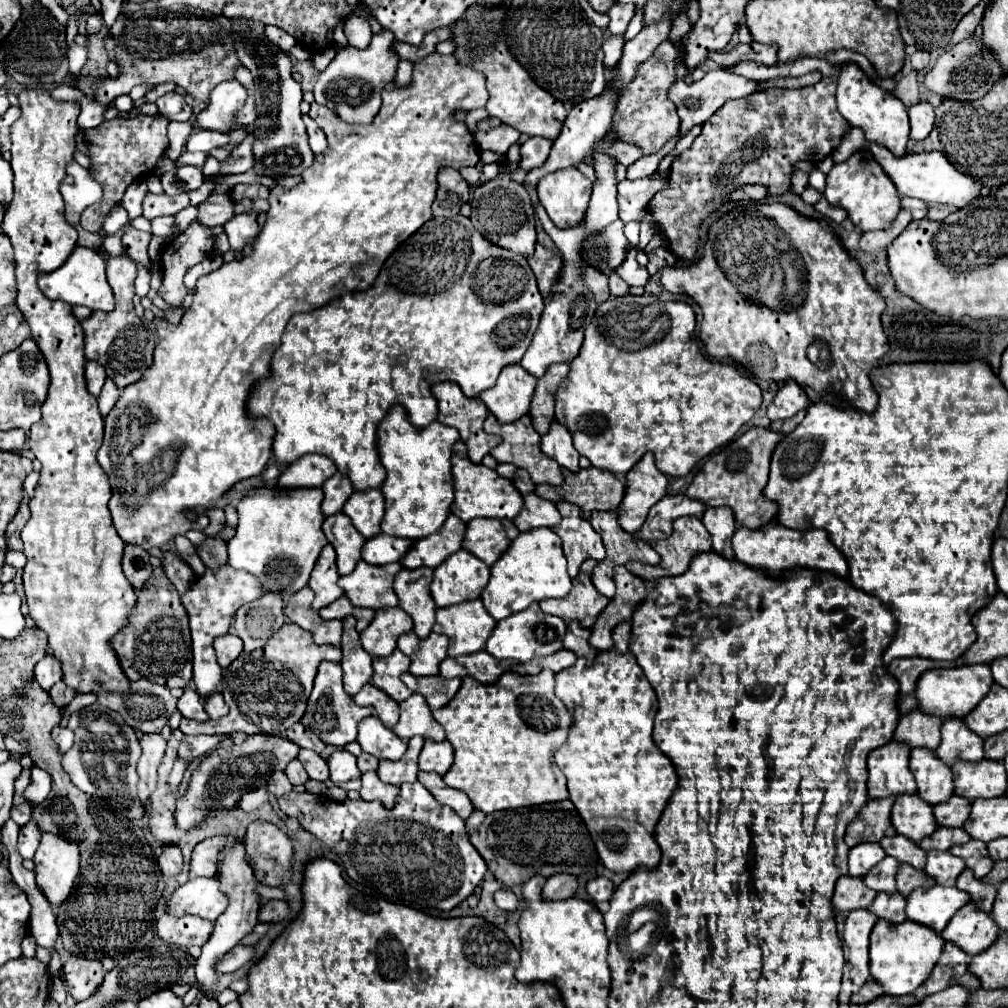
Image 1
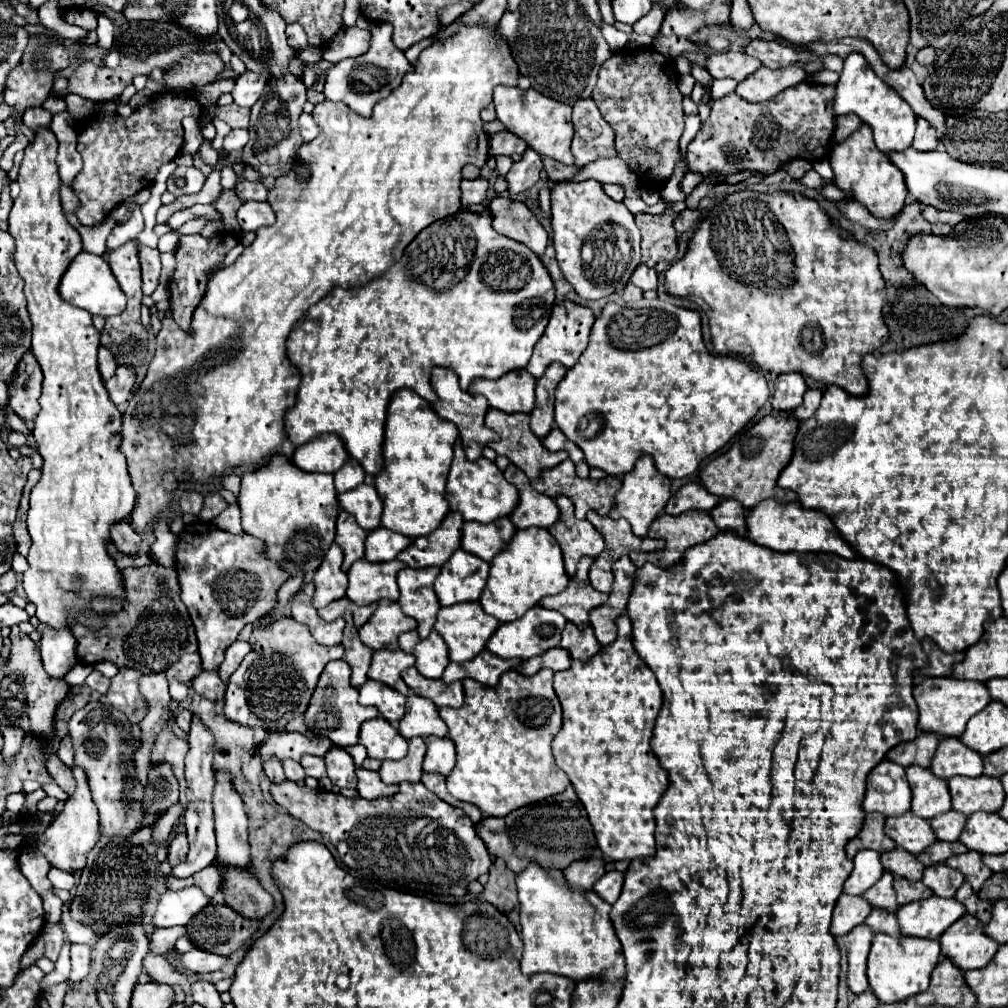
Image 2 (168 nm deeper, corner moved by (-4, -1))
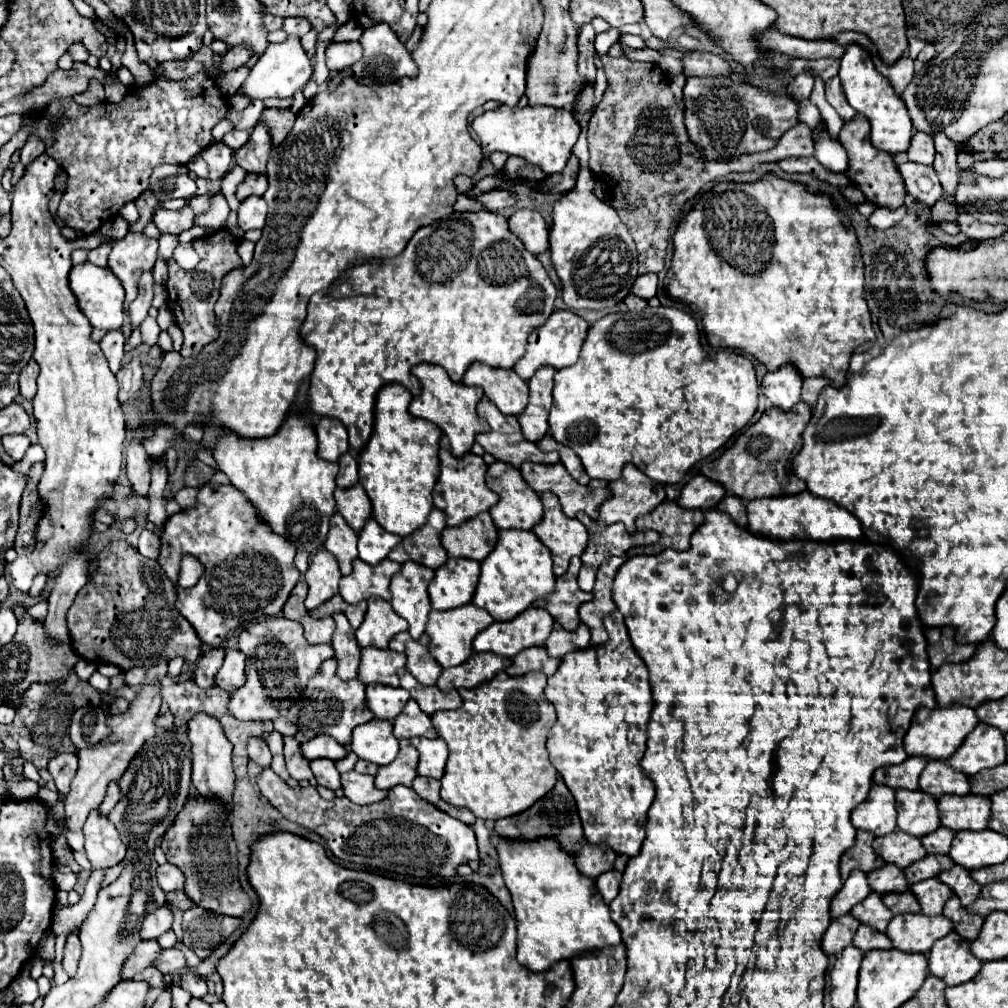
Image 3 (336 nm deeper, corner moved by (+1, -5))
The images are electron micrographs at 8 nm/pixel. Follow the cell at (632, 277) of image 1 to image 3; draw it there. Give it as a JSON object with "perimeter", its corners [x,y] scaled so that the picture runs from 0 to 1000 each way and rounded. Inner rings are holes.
{"perimeter":[[[637,272],[631,276],[629,284],[627,284],[627,290],[635,296],[647,296],[651,294],[651,286],[653,286],[653,274],[651,272]]]}

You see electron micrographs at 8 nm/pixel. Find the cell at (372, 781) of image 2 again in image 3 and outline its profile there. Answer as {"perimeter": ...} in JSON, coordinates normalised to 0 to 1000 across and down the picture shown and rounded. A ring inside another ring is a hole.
{"perimeter":[[[353,764],[339,768],[339,784],[343,792],[353,798],[371,798],[383,792],[383,784],[375,784],[371,780],[371,770],[355,768]]]}

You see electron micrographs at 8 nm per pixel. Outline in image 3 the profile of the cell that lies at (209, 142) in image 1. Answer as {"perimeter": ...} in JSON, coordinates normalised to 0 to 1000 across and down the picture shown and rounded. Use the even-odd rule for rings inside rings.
{"perimeter":[[[230,129],[230,131],[226,131],[226,133],[222,135],[220,141],[222,141],[226,147],[236,149],[236,147],[240,147],[240,145],[246,141],[246,131],[242,131],[242,129]]]}

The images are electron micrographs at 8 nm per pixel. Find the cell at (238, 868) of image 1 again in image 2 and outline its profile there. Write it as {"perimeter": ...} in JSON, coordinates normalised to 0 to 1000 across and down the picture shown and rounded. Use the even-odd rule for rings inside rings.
{"perimeter":[[[227,766],[213,768],[211,784],[211,810],[213,810],[213,827],[215,827],[215,853],[221,859],[249,861],[247,835],[245,835],[245,808],[239,790],[231,782],[231,770]]]}

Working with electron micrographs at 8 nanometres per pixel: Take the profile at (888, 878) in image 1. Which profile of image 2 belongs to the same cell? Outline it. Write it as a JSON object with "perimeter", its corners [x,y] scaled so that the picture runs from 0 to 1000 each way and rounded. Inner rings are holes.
{"perimeter":[[[878,865],[874,869],[874,873],[856,887],[856,891],[864,897],[864,901],[888,905],[890,895],[888,895],[888,883],[886,883],[886,869],[882,865]]]}

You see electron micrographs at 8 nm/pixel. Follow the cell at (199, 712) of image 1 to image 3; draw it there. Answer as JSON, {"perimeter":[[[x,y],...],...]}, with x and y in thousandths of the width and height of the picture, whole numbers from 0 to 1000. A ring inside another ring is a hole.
{"perimeter":[[[171,857],[157,859],[155,871],[157,871],[157,877],[159,877],[159,881],[163,885],[171,885],[171,883],[181,883],[183,881],[183,867],[181,867],[179,861],[175,861]]]}

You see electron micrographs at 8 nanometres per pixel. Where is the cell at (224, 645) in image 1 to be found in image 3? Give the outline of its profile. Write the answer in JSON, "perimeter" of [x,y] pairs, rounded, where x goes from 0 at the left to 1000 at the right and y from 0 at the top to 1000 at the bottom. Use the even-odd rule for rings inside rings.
{"perimeter":[[[224,643],[222,659],[214,669],[214,681],[224,687],[238,683],[238,679],[242,679],[242,659],[244,659],[242,647]]]}

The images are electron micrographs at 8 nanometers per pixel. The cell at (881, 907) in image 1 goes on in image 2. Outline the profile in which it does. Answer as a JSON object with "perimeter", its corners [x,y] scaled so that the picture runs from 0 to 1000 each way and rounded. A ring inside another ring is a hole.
{"perimeter":[[[864,903],[864,907],[858,913],[858,919],[864,921],[868,927],[882,927],[882,929],[894,929],[890,921],[890,911],[884,905],[878,903]]]}

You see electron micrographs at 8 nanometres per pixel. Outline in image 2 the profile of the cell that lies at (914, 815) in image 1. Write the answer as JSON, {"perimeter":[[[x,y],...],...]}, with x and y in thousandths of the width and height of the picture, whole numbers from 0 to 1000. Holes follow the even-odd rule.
{"perimeter":[[[898,806],[898,810],[890,810],[890,812],[880,812],[878,827],[884,833],[888,833],[892,841],[908,849],[928,835],[928,827],[922,821],[922,815],[914,813],[906,806]]]}

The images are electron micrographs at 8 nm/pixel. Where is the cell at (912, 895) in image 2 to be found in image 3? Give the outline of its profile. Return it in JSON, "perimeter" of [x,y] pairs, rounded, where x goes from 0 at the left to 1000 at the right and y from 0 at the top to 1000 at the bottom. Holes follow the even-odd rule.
{"perimeter":[[[883,885],[875,889],[877,897],[883,901],[885,907],[897,907],[897,905],[913,905],[913,897],[909,889],[901,885]]]}

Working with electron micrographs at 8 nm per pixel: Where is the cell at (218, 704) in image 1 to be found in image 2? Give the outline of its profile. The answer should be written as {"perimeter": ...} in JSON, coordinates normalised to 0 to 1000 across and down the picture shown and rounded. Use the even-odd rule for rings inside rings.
{"perimeter":[[[199,665],[191,675],[189,675],[189,681],[195,688],[207,692],[207,694],[213,694],[219,698],[219,694],[223,692],[223,679],[219,677],[217,669],[215,667],[203,667]]]}

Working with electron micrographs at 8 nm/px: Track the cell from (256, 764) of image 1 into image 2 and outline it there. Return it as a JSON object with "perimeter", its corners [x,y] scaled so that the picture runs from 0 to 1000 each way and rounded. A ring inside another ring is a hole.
{"perimeter":[[[271,726],[255,742],[255,748],[261,756],[267,754],[269,750],[275,750],[277,754],[291,752],[291,754],[297,756],[299,750],[303,750],[303,748],[322,750],[322,746],[328,744],[328,742],[330,742],[328,734],[305,732],[305,730],[295,728],[295,726]]]}

